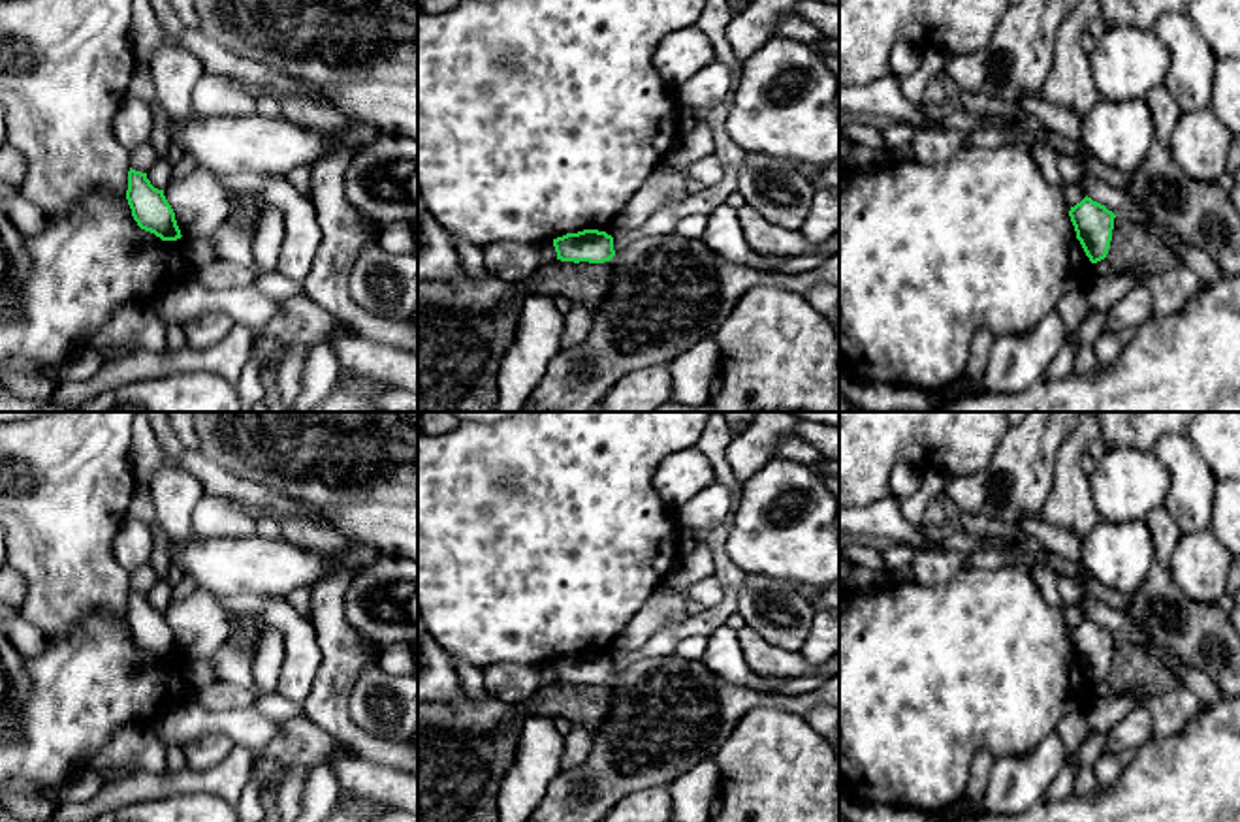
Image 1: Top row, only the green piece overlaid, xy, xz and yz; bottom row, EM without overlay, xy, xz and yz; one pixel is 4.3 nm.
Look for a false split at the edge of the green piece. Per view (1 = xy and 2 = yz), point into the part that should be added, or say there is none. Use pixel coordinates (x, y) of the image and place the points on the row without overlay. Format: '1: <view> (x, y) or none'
1: none
2: none

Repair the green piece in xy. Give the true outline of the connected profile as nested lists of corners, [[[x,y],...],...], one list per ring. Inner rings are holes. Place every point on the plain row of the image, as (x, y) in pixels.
[[[130,589],[126,621],[141,651],[154,655],[162,662],[183,658],[164,611],[154,609],[147,594]]]

